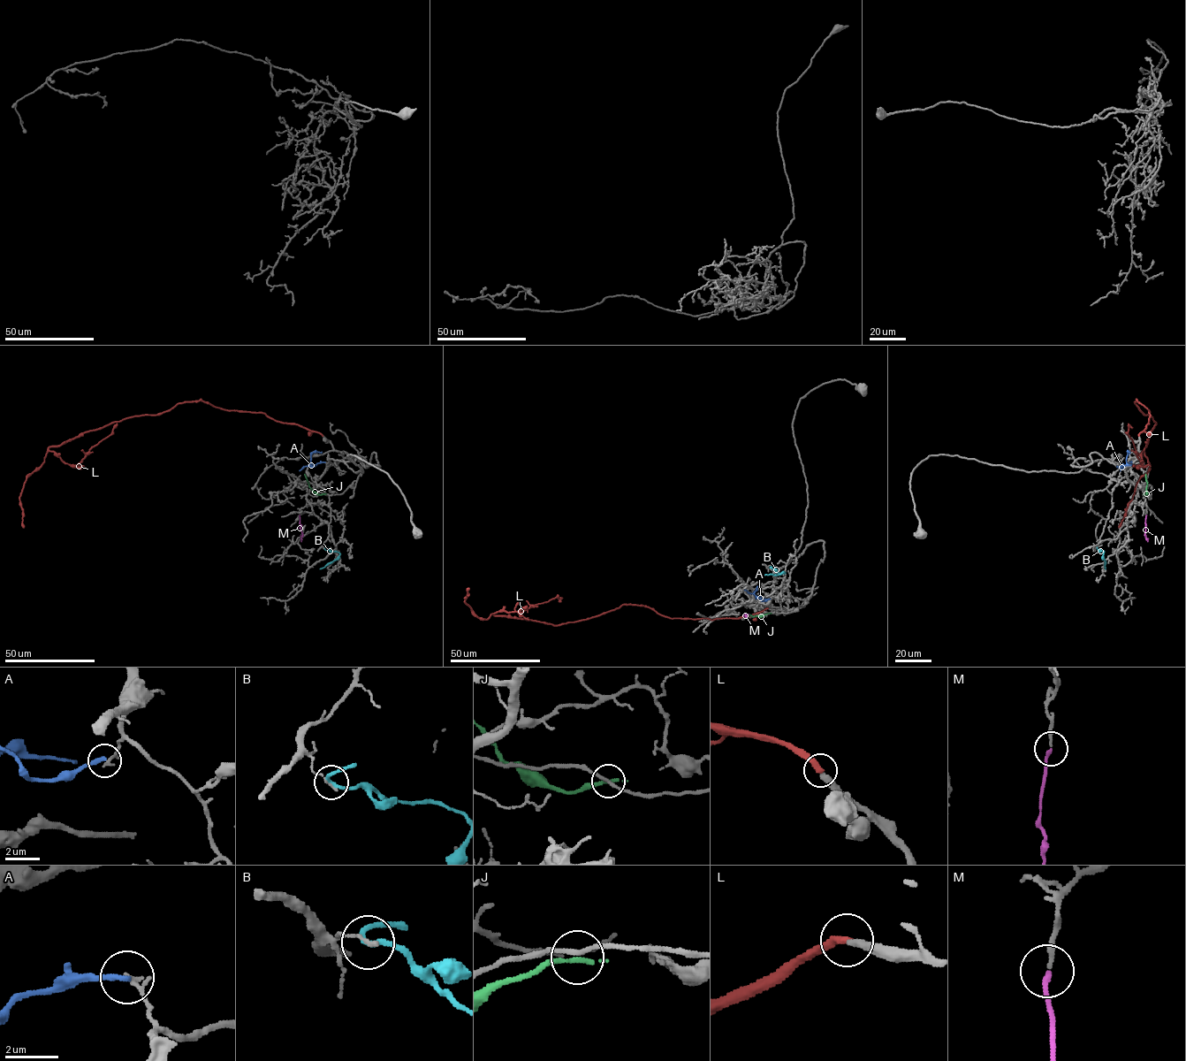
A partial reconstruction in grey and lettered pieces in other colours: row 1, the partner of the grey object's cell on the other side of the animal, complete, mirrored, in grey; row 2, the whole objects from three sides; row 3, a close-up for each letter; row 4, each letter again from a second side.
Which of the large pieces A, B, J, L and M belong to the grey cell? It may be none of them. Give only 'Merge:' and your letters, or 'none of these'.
Merge: L, M

